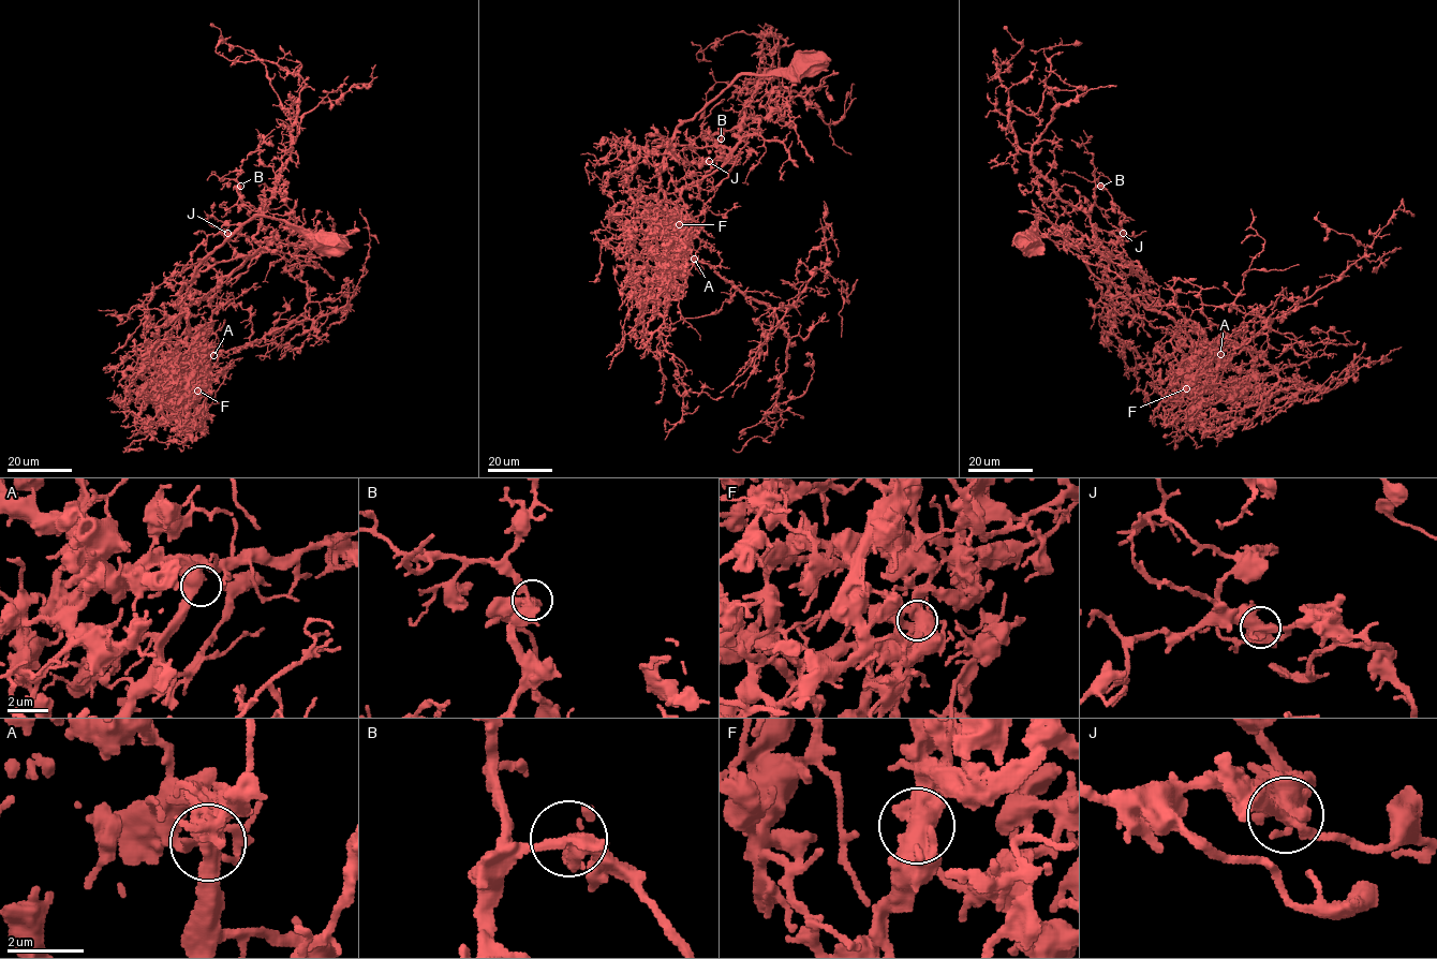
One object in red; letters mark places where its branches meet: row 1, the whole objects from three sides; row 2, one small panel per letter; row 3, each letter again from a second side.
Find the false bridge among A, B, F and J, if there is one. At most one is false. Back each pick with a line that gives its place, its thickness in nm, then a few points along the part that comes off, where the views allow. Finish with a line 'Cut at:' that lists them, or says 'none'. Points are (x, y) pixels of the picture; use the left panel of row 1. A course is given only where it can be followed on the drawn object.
F: at (197, 391); 600 nm thick; foreign part runs (197, 391), (198, 386), (207, 385), (204, 383), (200, 396), (186, 404), (169, 394)
Cut at: F

